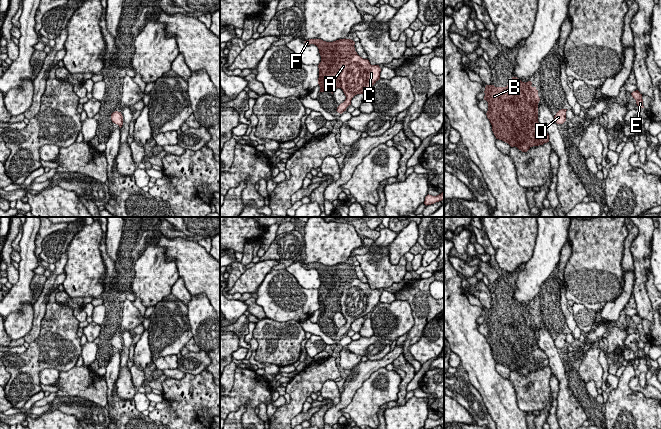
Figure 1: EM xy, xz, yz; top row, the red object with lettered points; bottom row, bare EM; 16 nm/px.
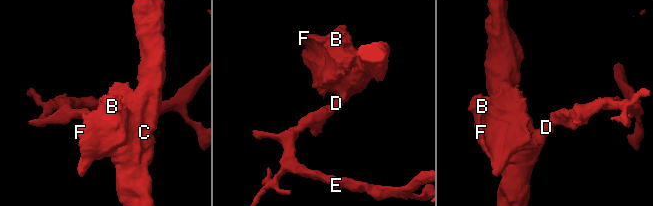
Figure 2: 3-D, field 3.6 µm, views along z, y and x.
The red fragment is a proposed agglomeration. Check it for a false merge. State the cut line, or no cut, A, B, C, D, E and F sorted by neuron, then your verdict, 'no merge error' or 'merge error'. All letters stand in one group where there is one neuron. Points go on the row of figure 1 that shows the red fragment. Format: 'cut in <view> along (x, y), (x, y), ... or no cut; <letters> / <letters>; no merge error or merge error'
no cut; A B C D E F; no merge error

